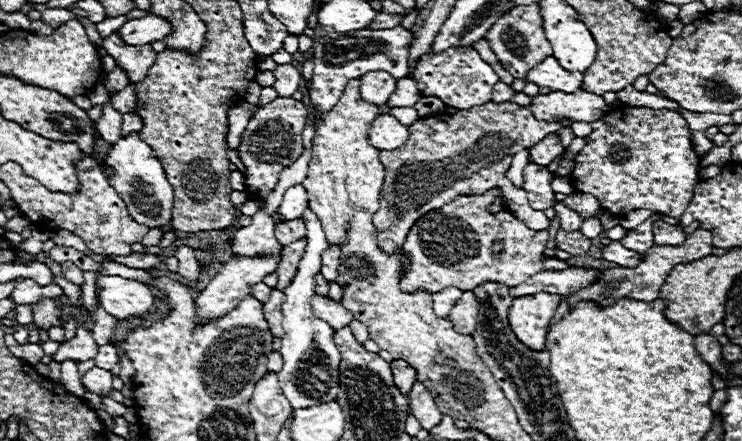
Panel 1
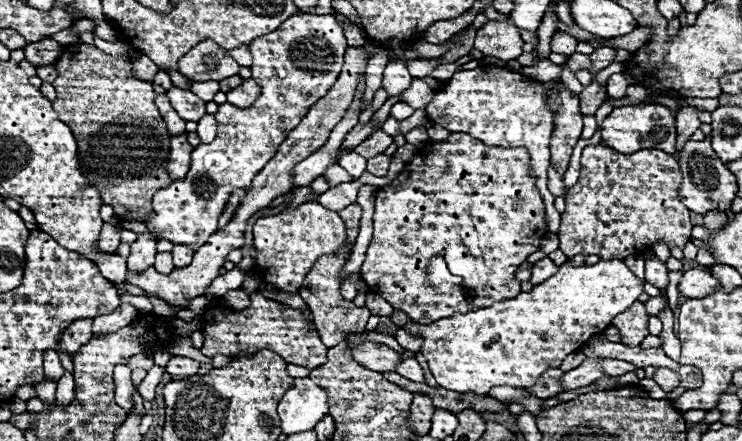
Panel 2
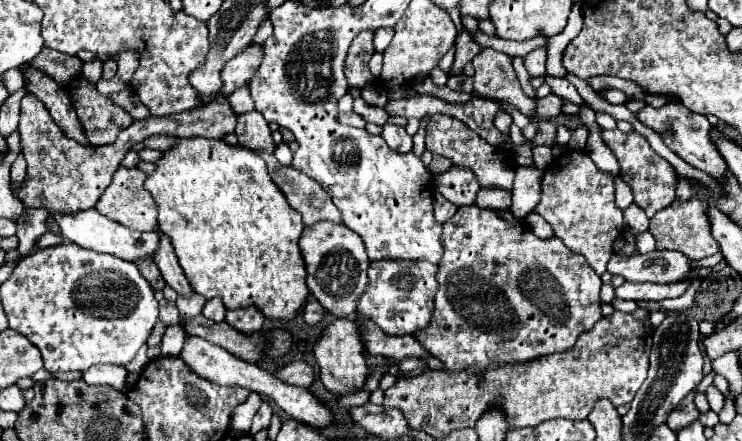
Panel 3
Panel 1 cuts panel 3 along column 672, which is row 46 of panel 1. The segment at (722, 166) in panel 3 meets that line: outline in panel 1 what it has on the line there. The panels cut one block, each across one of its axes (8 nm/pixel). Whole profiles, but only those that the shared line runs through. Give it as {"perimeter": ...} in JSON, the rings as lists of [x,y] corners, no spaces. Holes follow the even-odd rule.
{"perimeter":[[[118,30],[106,36],[102,46],[116,60],[116,66],[120,66],[128,74],[132,84],[144,80],[148,68],[156,58],[156,52],[150,44],[144,44],[142,48],[130,48],[130,44],[122,44],[122,40],[118,40]]]}

